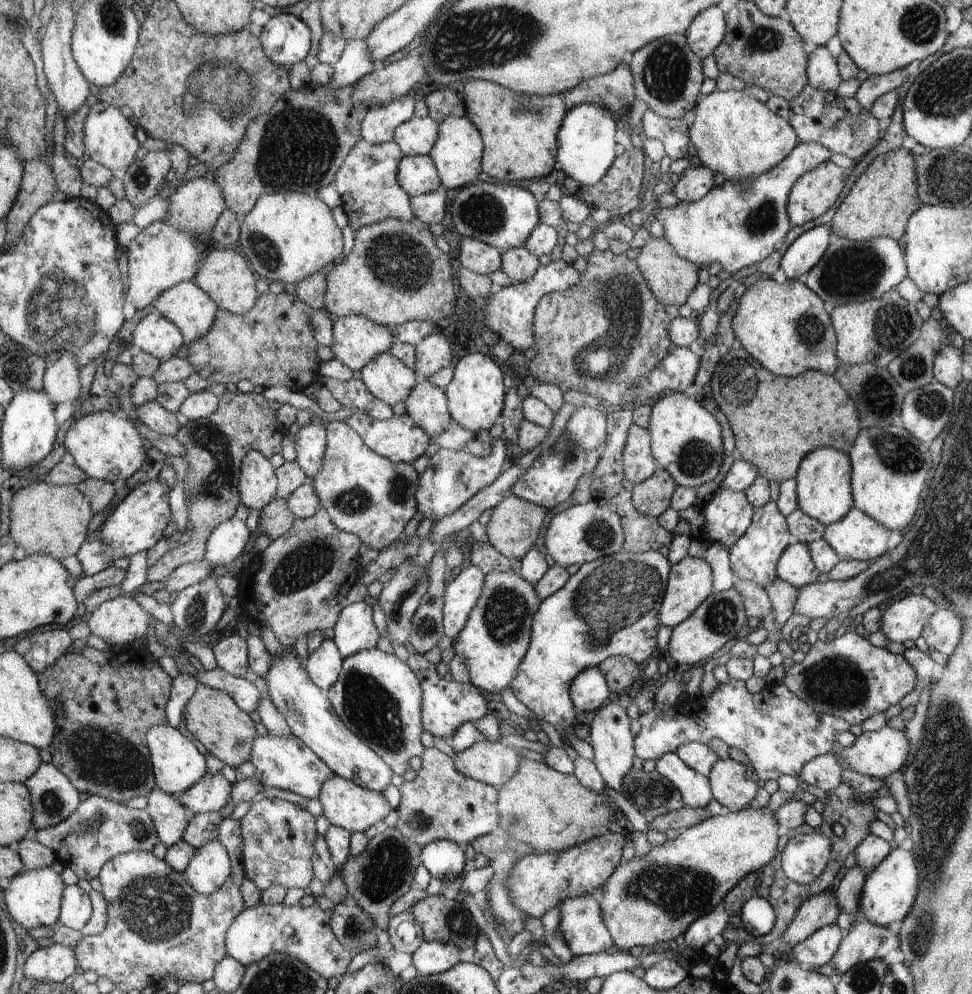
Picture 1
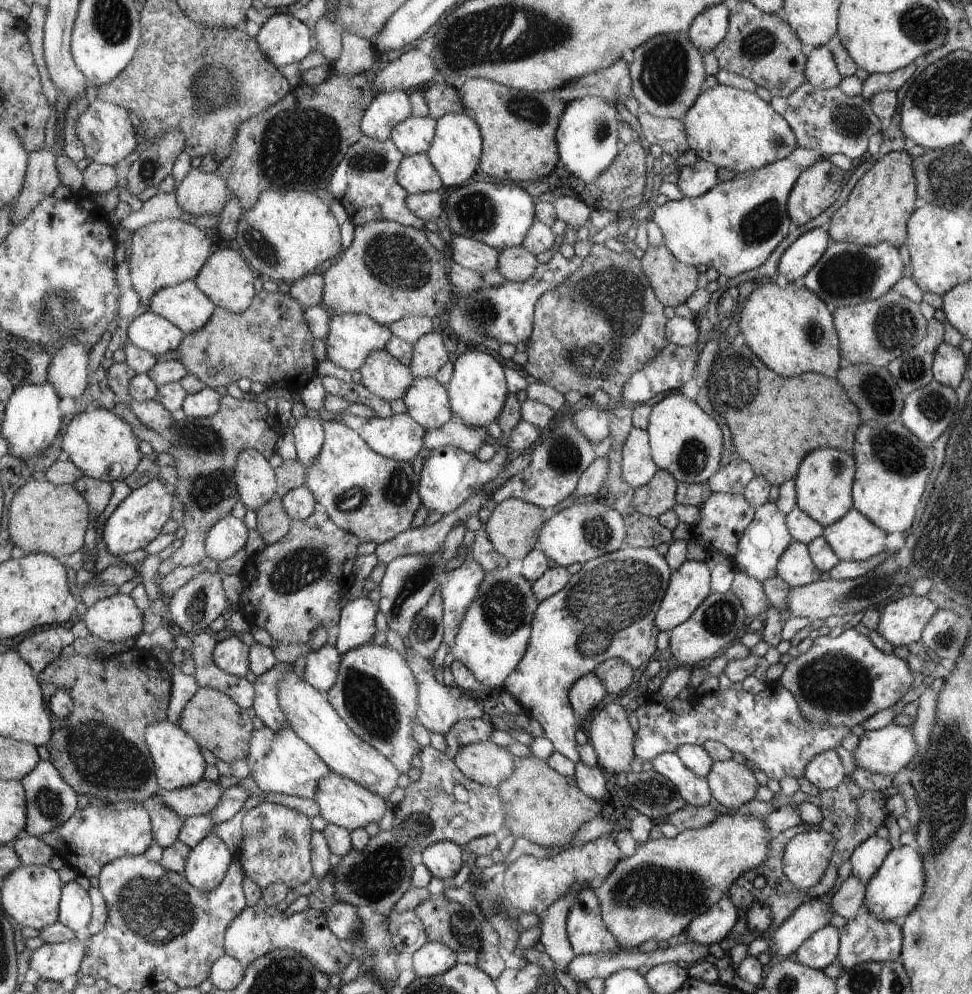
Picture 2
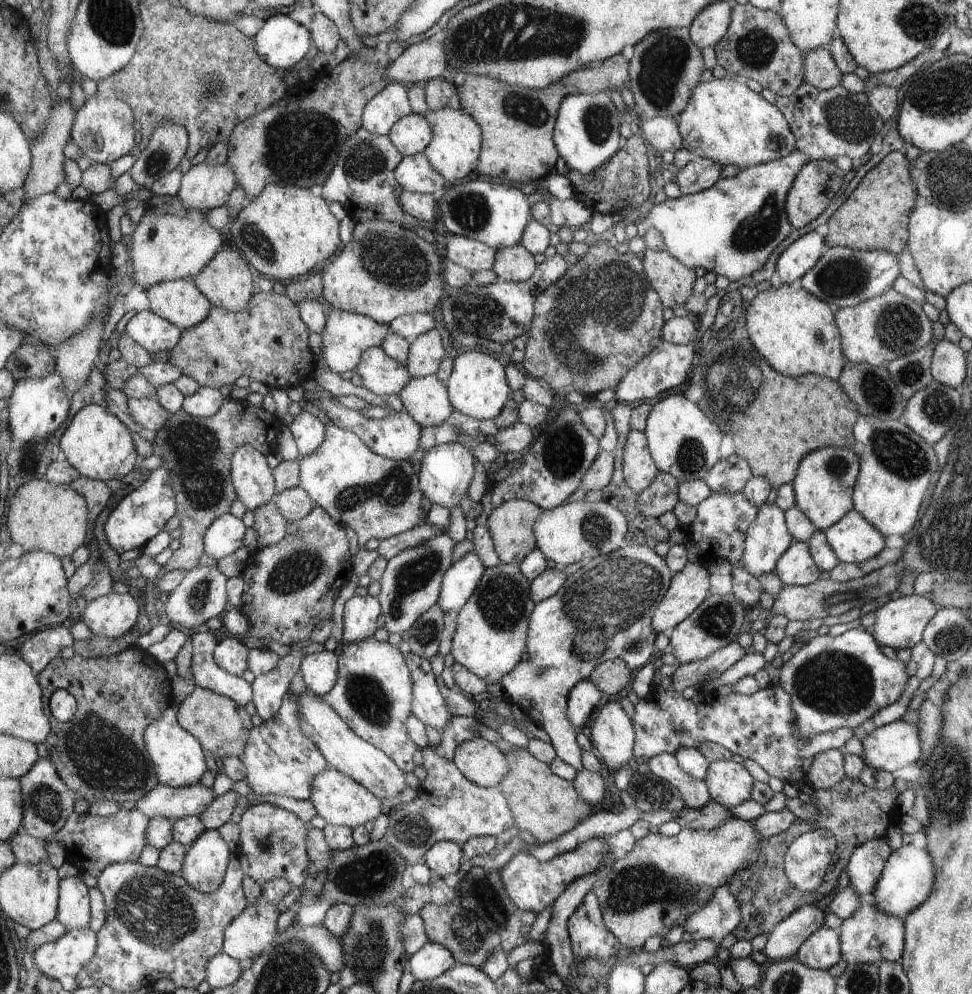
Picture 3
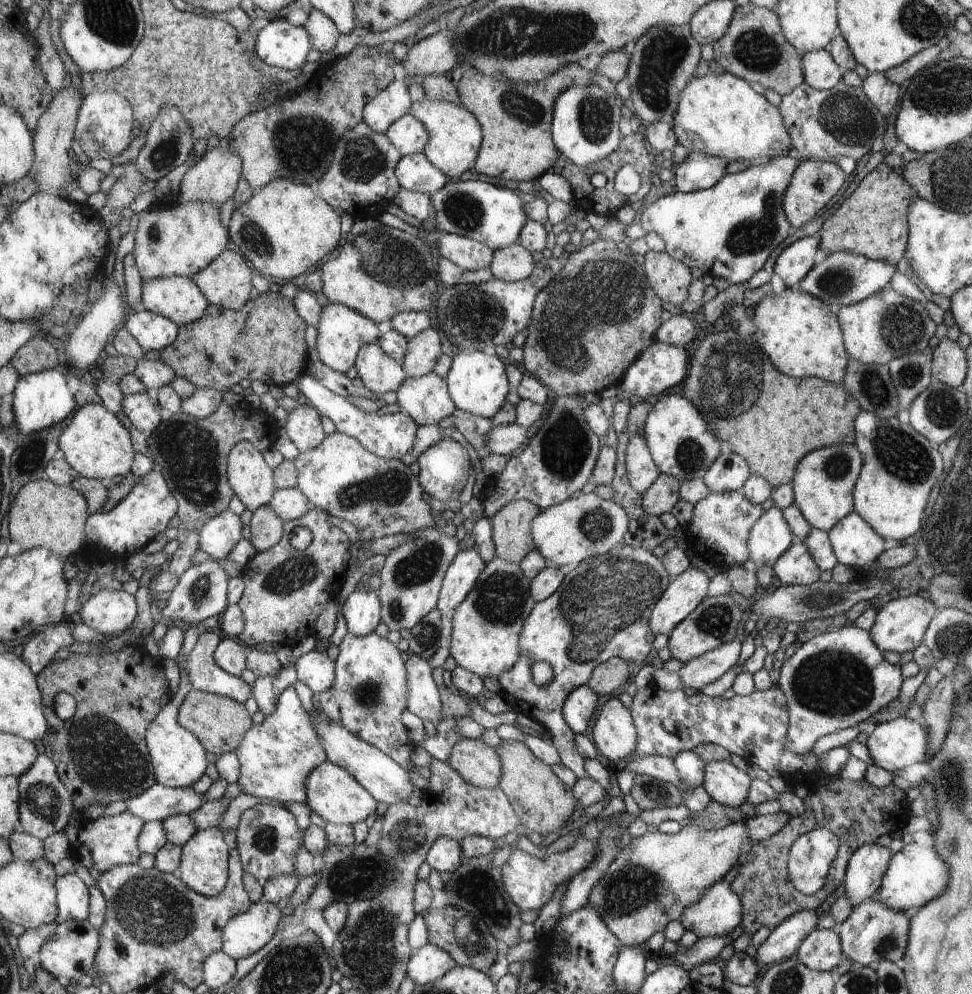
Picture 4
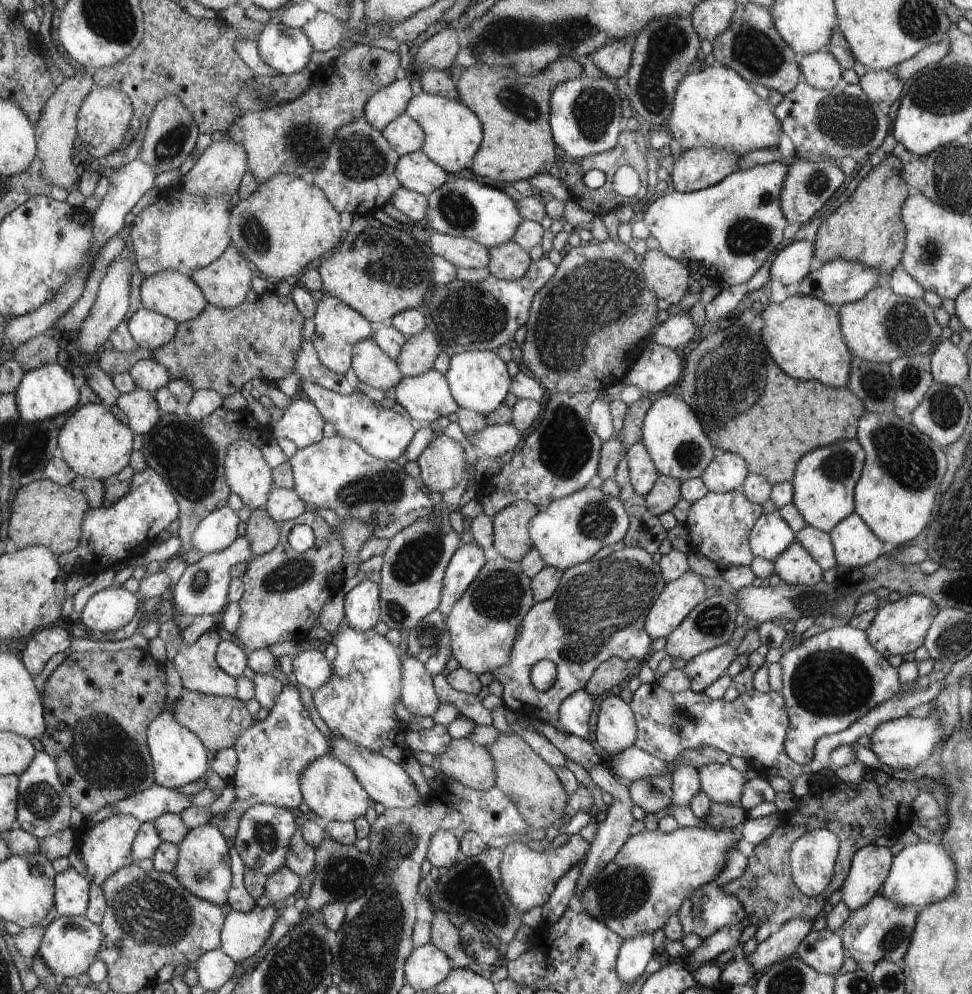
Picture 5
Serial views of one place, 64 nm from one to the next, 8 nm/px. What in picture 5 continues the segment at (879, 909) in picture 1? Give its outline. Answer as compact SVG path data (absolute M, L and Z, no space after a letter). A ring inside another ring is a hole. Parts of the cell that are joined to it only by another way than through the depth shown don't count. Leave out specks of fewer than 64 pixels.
M928 841L906 846L897 856L893 857L892 867L880 894L903 906L916 906L924 911L938 900L944 900L956 888L956 864L954 858L941 846Z

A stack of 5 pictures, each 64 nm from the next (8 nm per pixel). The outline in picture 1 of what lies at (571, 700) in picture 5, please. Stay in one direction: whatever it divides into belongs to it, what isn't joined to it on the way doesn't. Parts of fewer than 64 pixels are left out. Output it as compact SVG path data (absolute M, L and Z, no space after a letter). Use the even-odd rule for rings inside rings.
M587 668L573 680L569 694L578 710L592 712L610 696L609 682L600 668Z

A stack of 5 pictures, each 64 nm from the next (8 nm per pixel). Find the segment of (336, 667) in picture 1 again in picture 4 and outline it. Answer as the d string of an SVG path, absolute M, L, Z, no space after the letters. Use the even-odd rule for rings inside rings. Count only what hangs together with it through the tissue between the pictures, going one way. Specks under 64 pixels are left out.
M308 652L294 660L294 666L297 680L302 681L314 694L329 690L334 683L334 661L325 652Z

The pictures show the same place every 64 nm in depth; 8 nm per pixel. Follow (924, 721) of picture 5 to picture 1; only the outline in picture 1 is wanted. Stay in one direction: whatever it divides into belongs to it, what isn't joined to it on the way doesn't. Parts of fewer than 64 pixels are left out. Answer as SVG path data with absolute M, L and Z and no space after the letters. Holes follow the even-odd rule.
M886 726L878 731L863 732L856 738L856 742L852 743L852 746L846 745L846 748L842 748L840 754L838 752L833 753L842 768L882 780L906 765L910 757L909 752L910 739L906 736L906 733Z

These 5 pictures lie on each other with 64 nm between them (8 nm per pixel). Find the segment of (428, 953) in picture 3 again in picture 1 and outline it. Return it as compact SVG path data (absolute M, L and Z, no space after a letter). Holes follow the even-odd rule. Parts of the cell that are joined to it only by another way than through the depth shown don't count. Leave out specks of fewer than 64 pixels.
M424 941L407 960L413 962L418 975L442 974L460 963L460 948L452 942Z

